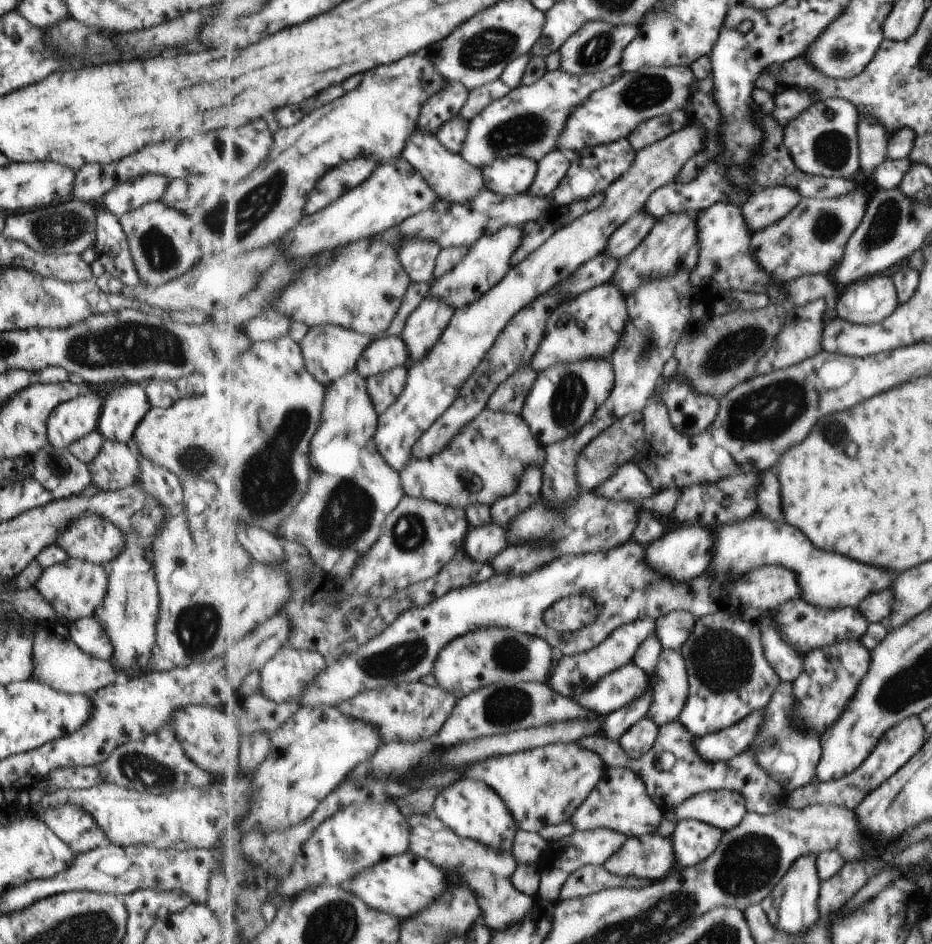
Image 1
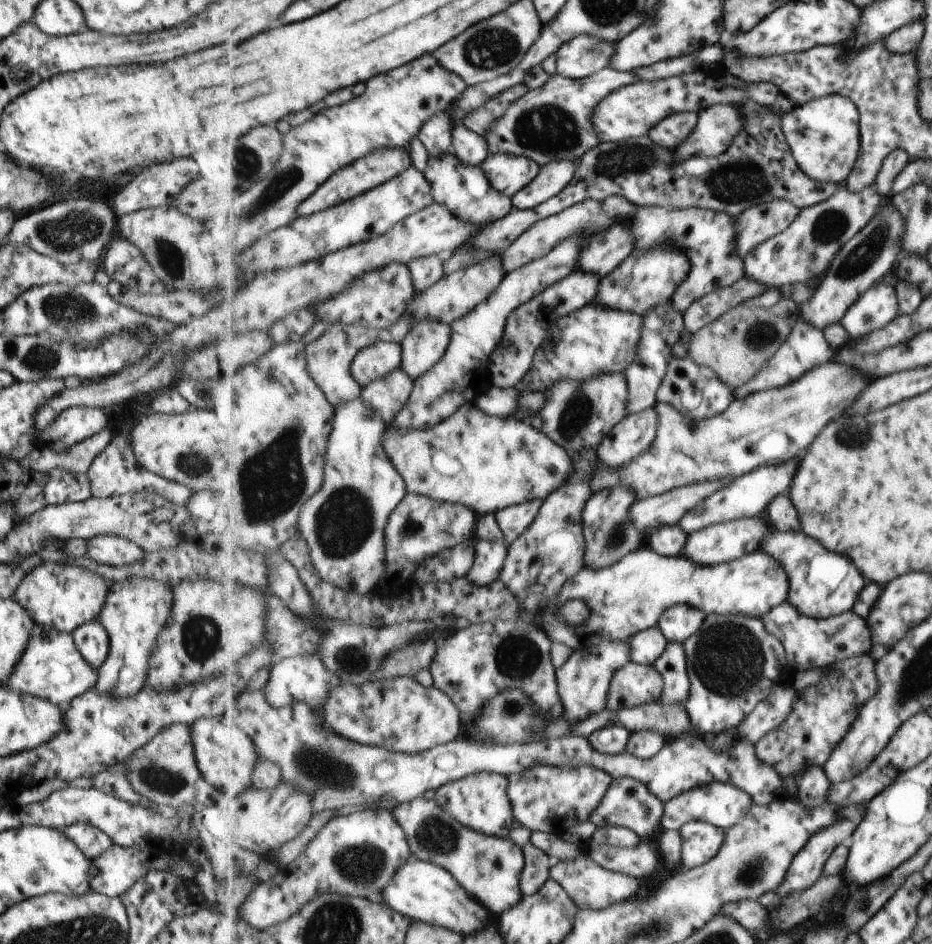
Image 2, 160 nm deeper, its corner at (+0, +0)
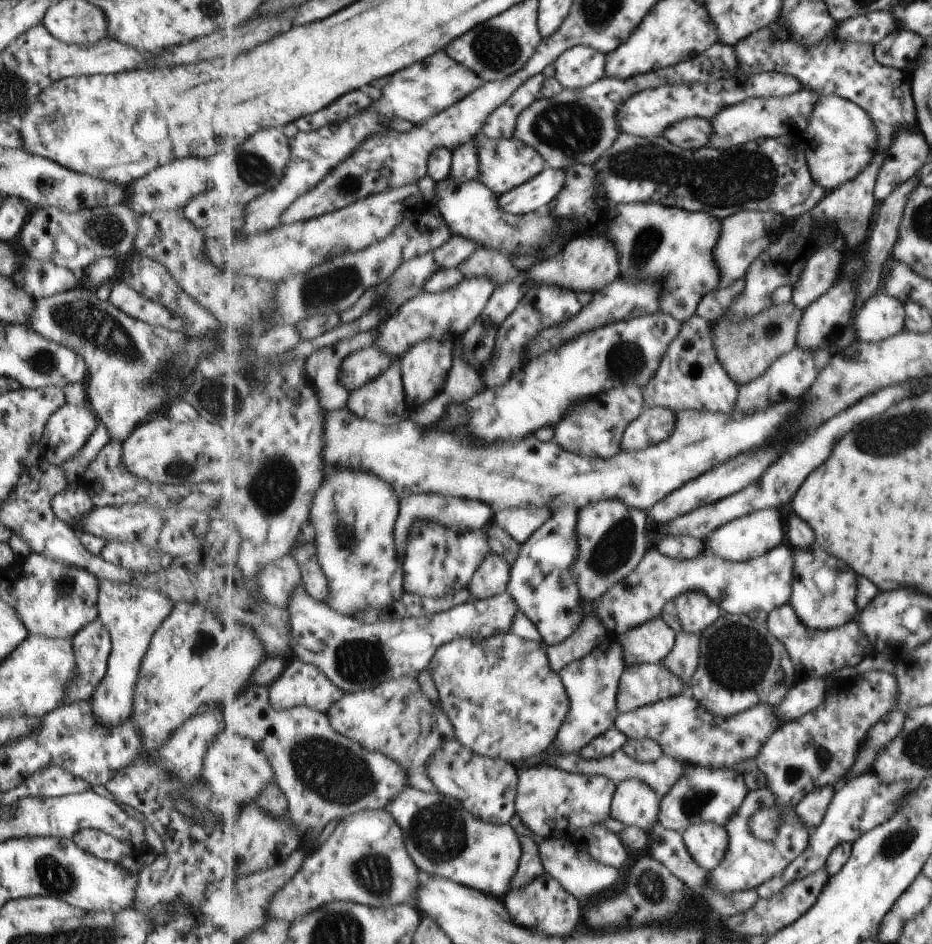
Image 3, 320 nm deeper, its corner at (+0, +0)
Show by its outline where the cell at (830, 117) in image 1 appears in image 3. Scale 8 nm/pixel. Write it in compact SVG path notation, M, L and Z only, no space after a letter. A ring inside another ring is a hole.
M839 95L821 96L807 130L799 138L806 151L812 177L827 192L855 180L872 164L880 148L880 134L872 116L861 105Z

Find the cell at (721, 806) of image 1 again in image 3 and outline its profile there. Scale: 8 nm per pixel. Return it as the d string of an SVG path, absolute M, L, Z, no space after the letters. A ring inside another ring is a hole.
M701 765L687 767L661 800L658 820L663 826L679 831L682 835L690 826L701 821L726 826L740 810L750 791L744 773L740 770L712 769Z

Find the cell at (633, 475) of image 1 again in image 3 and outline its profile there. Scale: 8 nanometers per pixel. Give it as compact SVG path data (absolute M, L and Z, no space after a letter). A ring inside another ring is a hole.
M607 499L579 510L576 531L580 551L576 560L575 572L581 598L589 603L595 603L604 595L607 595L621 581L625 581L636 570L637 565L644 559L649 550L647 548L649 546L647 531L651 528L653 528L653 525L648 512L630 507L619 499Z

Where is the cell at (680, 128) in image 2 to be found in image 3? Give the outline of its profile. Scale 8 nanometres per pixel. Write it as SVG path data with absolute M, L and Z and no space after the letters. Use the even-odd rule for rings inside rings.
M693 117L669 127L664 135L673 141L673 144L681 145L686 149L702 149L710 146L711 136L715 133L713 128L711 119Z

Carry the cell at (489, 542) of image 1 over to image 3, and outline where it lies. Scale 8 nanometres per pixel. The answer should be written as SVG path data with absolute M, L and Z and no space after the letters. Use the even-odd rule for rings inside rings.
M493 552L482 562L468 589L474 599L492 599L508 590L512 580L512 565Z

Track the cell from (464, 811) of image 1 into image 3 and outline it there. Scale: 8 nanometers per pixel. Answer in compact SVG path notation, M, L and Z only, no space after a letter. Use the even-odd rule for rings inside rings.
M453 737L431 754L425 770L435 790L460 800L465 809L476 817L479 816L491 823L507 824L511 816L516 814L520 773L513 763L473 753L463 748Z

